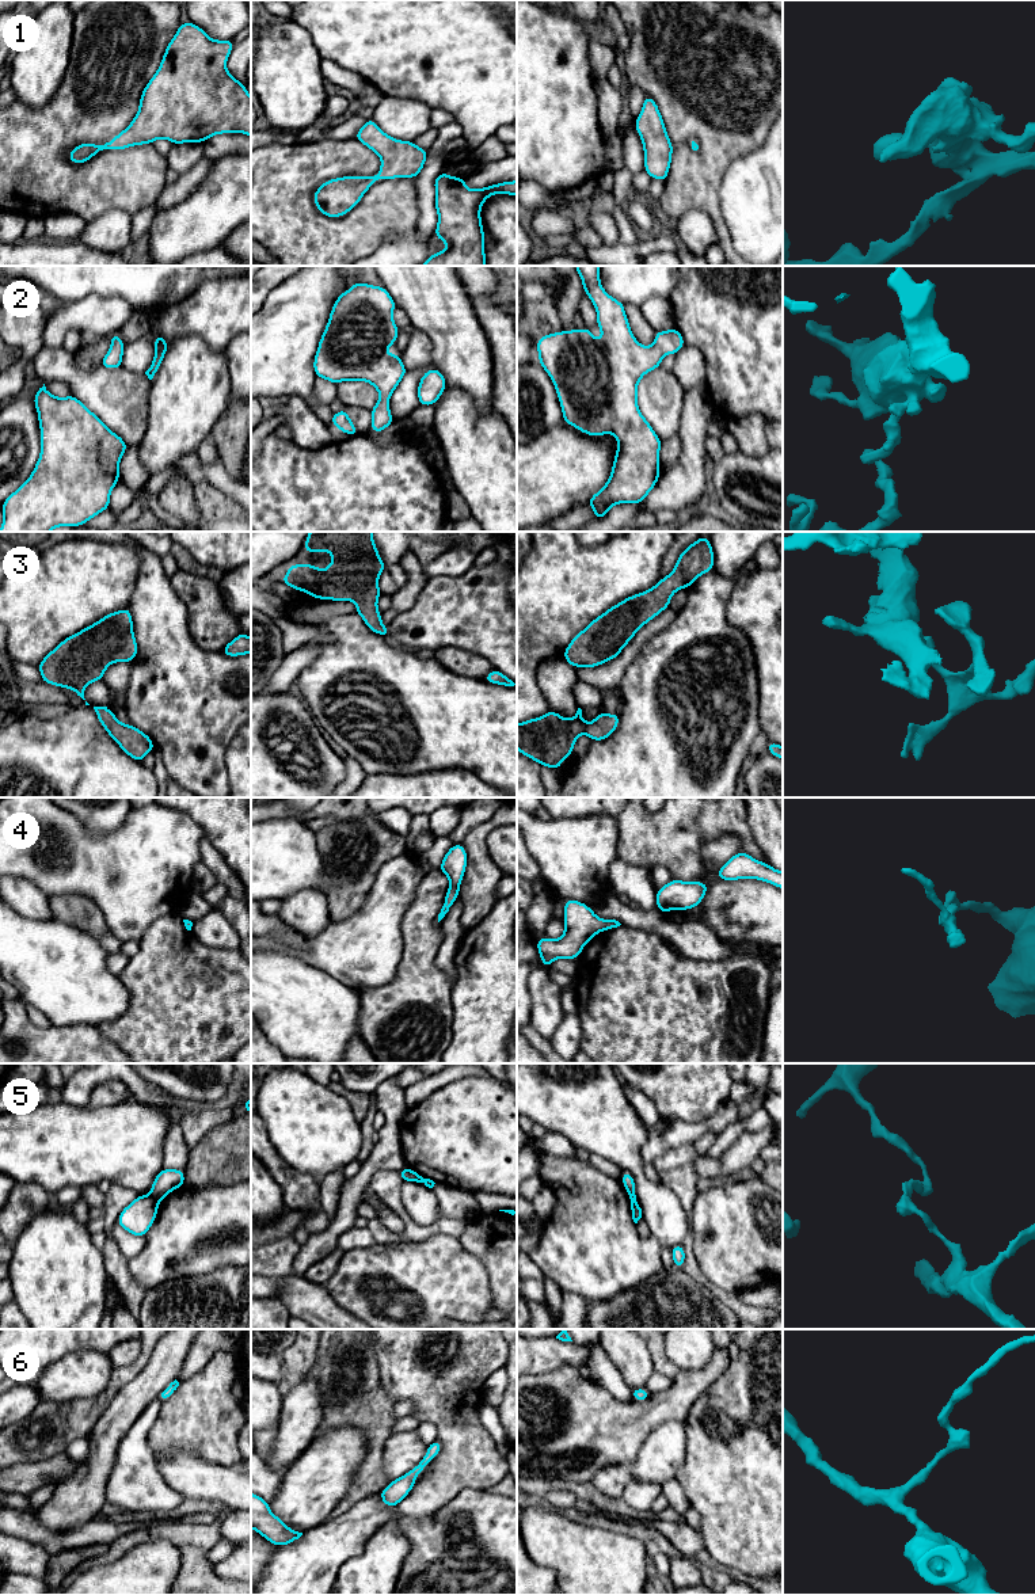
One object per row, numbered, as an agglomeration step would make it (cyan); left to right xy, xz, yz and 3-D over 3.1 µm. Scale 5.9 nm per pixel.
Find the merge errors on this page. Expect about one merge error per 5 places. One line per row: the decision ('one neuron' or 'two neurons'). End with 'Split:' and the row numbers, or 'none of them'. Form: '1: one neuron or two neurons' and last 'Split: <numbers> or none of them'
1: one neuron
2: one neuron
3: one neuron
4: one neuron
5: two neurons
6: one neuron
Split: 5

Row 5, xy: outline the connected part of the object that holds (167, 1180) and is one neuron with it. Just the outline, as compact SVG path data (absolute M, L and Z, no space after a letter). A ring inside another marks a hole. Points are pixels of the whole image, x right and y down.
M163 1168L153 1180L151 1195L160 1202L182 1185L184 1185L184 1170Z

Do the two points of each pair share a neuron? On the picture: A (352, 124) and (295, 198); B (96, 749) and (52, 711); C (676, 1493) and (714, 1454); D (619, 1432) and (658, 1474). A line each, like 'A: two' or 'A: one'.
A: two
B: two
C: two
D: two

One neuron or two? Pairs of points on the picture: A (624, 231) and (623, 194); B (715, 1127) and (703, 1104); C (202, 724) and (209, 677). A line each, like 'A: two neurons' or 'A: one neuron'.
A: one neuron
B: two neurons
C: one neuron

